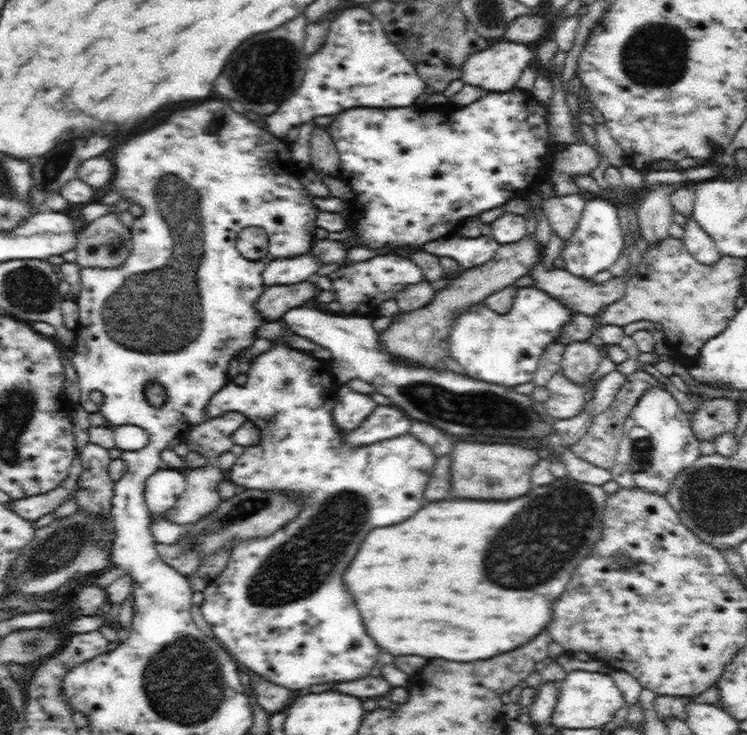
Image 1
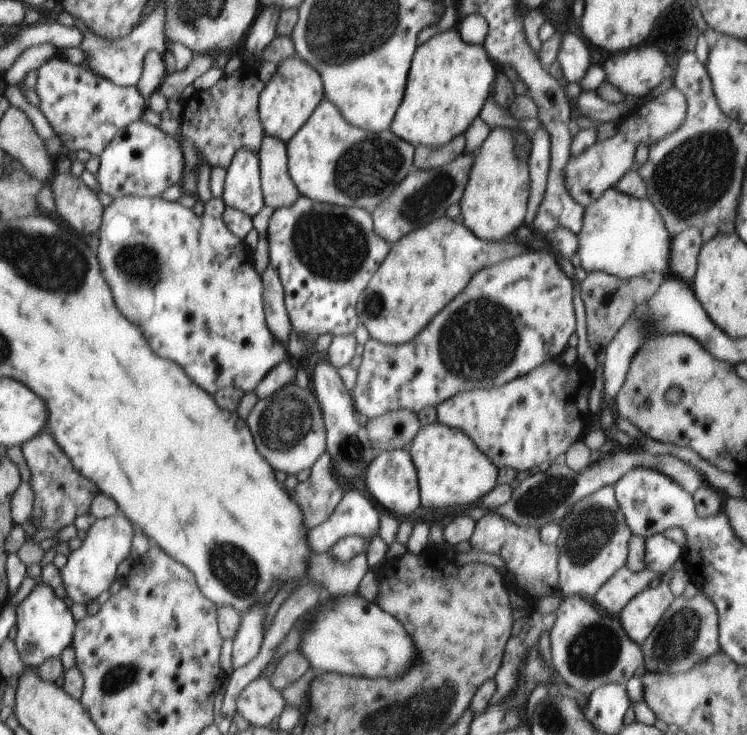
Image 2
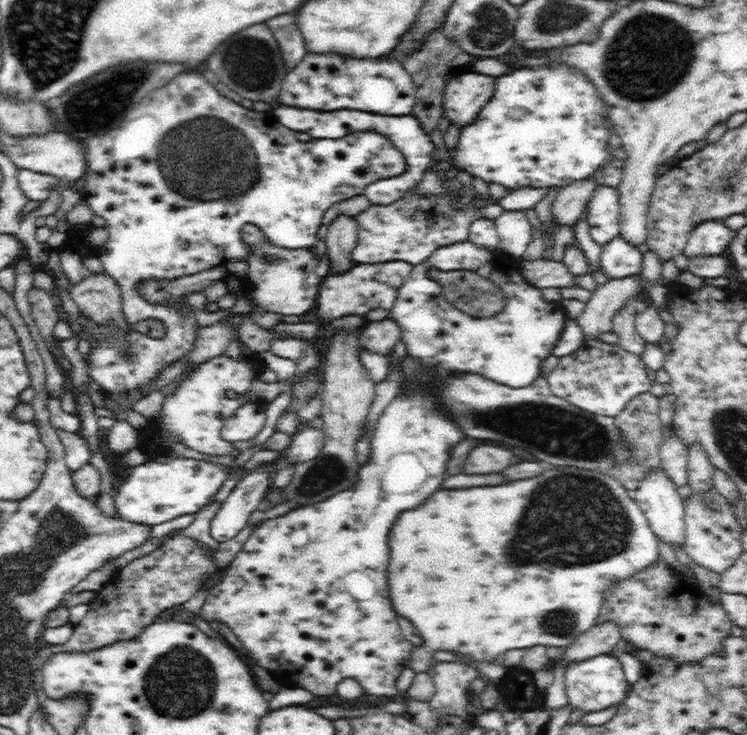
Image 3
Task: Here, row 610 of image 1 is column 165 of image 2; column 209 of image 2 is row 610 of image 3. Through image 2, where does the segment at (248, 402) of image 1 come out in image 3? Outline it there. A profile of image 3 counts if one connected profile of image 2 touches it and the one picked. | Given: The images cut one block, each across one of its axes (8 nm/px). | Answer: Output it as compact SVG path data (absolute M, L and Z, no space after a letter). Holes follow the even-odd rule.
M416 382L416 384L412 384L412 388L406 388L404 394L400 392L385 407L377 419L370 442L366 444L368 458L364 462L360 462L356 480L349 488L340 491L330 499L308 506L296 507L296 509L278 518L264 521L261 526L258 526L252 532L250 538L246 540L244 548L238 552L236 558L226 567L224 576L222 576L218 584L210 589L199 611L199 618L205 621L216 620L226 624L234 632L236 638L240 640L244 651L250 657L247 662L255 663L257 666L268 670L283 683L291 682L296 686L300 686L300 688L304 688L304 690L309 690L314 695L324 697L337 694L336 686L346 678L357 680L364 689L363 692L371 694L372 697L388 697L399 691L396 681L400 673L409 666L414 646L402 635L398 625L398 618L392 612L392 606L388 604L388 586L384 586L384 582L386 582L384 576L388 574L384 570L384 566L388 566L388 534L390 534L390 528L396 522L400 512L418 508L422 502L426 502L426 498L432 492L436 492L440 488L440 484L444 480L444 470L446 470L450 450L452 450L453 445L458 444L462 438L465 438L457 425L449 420L447 414L439 408L439 405L436 405L436 394L432 393L432 389L424 389L424 392L419 392L419 390L420 384Z

